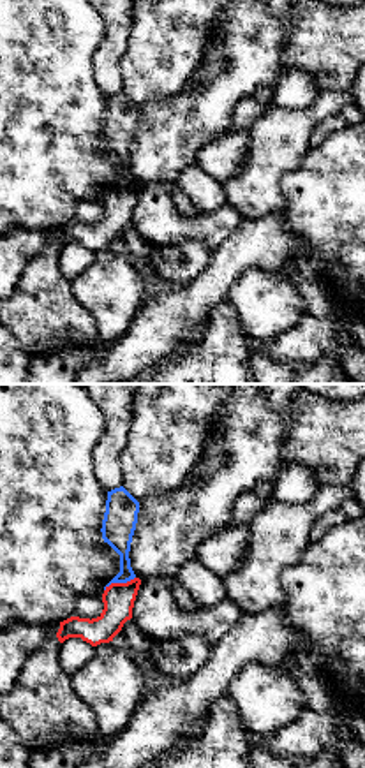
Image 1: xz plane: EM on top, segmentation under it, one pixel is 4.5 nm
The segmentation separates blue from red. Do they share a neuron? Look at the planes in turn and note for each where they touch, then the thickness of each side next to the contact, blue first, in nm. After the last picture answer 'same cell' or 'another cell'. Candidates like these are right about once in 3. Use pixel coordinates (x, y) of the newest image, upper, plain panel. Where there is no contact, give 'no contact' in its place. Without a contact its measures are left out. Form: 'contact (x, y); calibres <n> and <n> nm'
contact (119, 187); calibres 150 and 140 nm

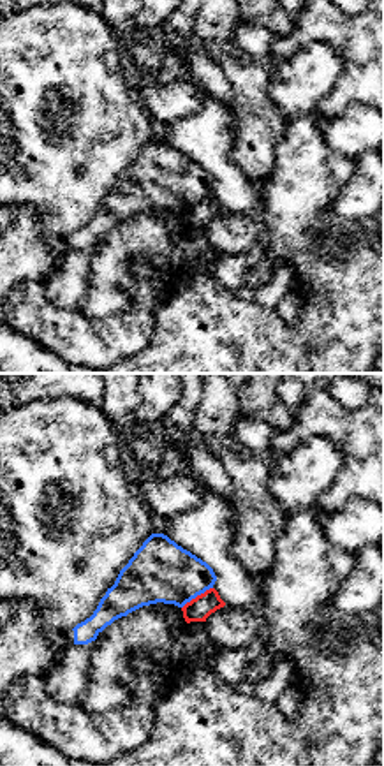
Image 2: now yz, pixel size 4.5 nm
contact (196, 201); calibres 280 and 110 nm

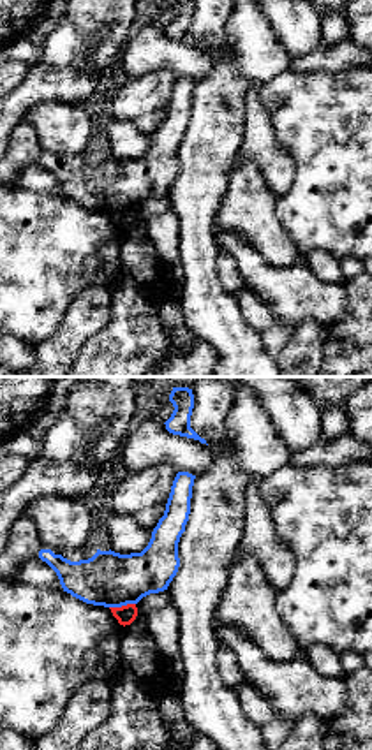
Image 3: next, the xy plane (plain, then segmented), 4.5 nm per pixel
contact (122, 210); calibres 260 and 90 nm

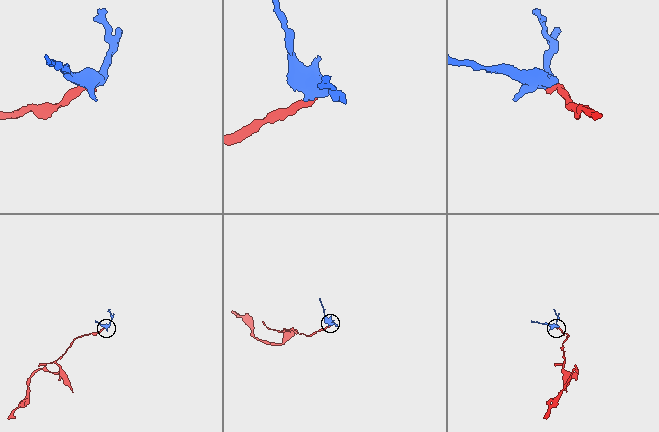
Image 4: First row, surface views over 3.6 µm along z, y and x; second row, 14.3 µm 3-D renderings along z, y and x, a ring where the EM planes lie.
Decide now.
another cell

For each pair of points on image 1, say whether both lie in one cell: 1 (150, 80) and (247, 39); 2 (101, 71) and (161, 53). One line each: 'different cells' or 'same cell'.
1: different cells
2: different cells

